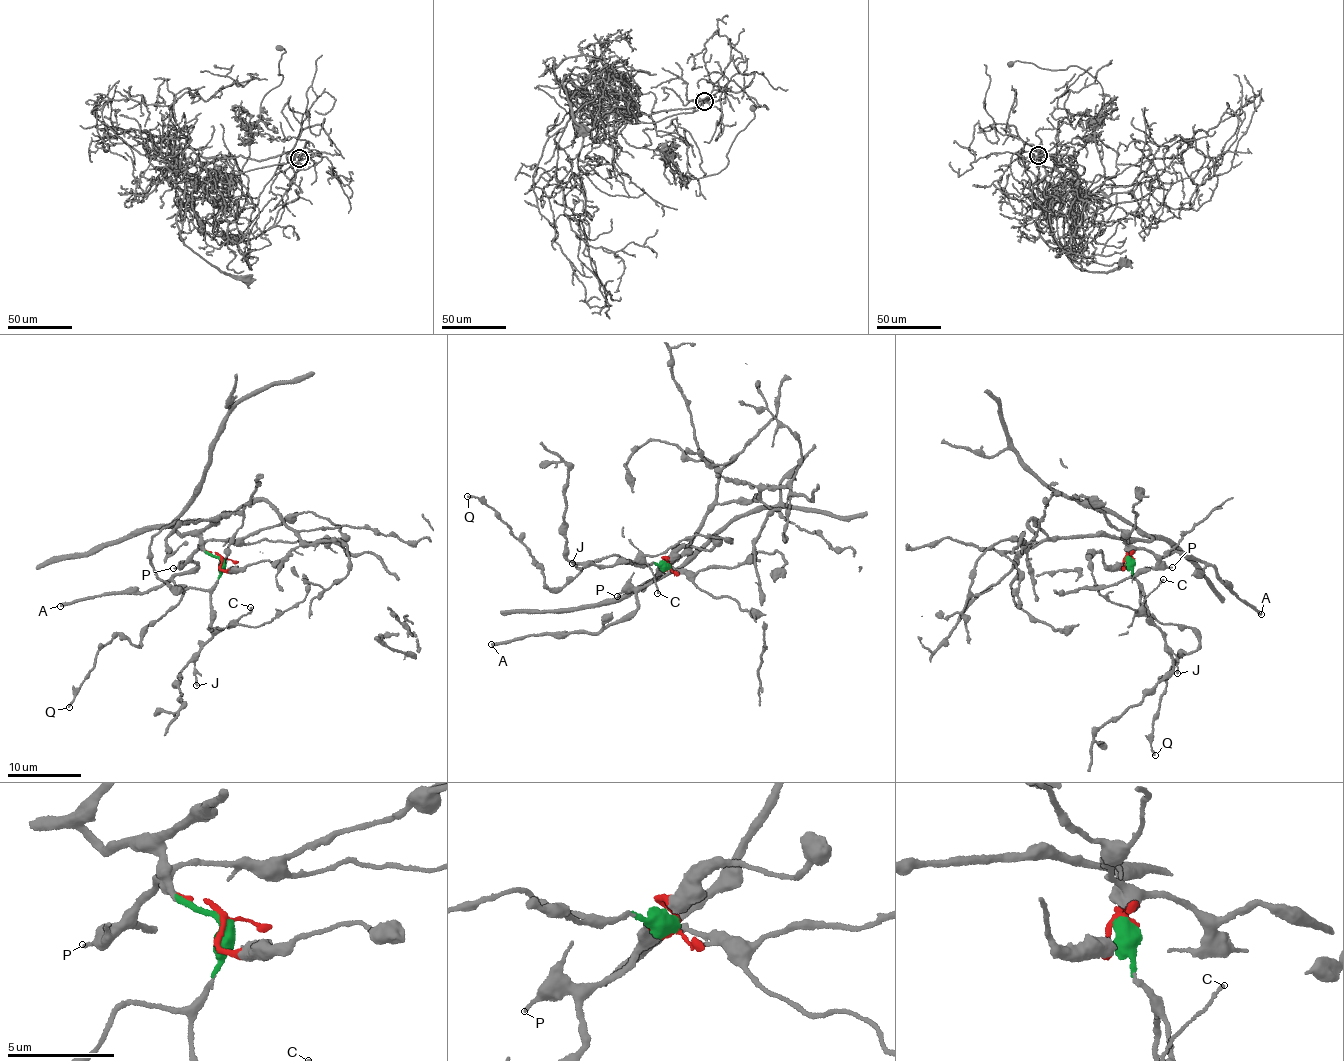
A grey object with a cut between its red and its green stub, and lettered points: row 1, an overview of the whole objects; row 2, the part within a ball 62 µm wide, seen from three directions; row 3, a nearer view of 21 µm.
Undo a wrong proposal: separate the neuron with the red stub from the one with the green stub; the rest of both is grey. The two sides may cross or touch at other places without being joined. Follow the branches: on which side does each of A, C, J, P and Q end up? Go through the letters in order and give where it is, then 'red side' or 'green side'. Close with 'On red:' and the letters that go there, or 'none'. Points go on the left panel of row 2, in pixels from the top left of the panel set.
A: at (60, 606); red side
C: at (250, 607); green side
J: at (196, 685); green side
P: at (173, 568); red side
Q: at (69, 707); green side
On red: A, P

